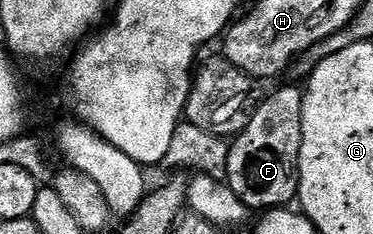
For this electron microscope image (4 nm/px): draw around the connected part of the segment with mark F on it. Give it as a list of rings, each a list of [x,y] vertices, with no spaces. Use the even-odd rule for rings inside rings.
[[[287,85],[276,93],[262,98],[253,119],[245,127],[245,131],[230,142],[228,151],[228,171],[226,184],[246,203],[248,210],[270,211],[290,206],[296,200],[299,191],[299,156],[301,155],[301,139],[303,138],[303,94],[302,88],[294,89]]]

